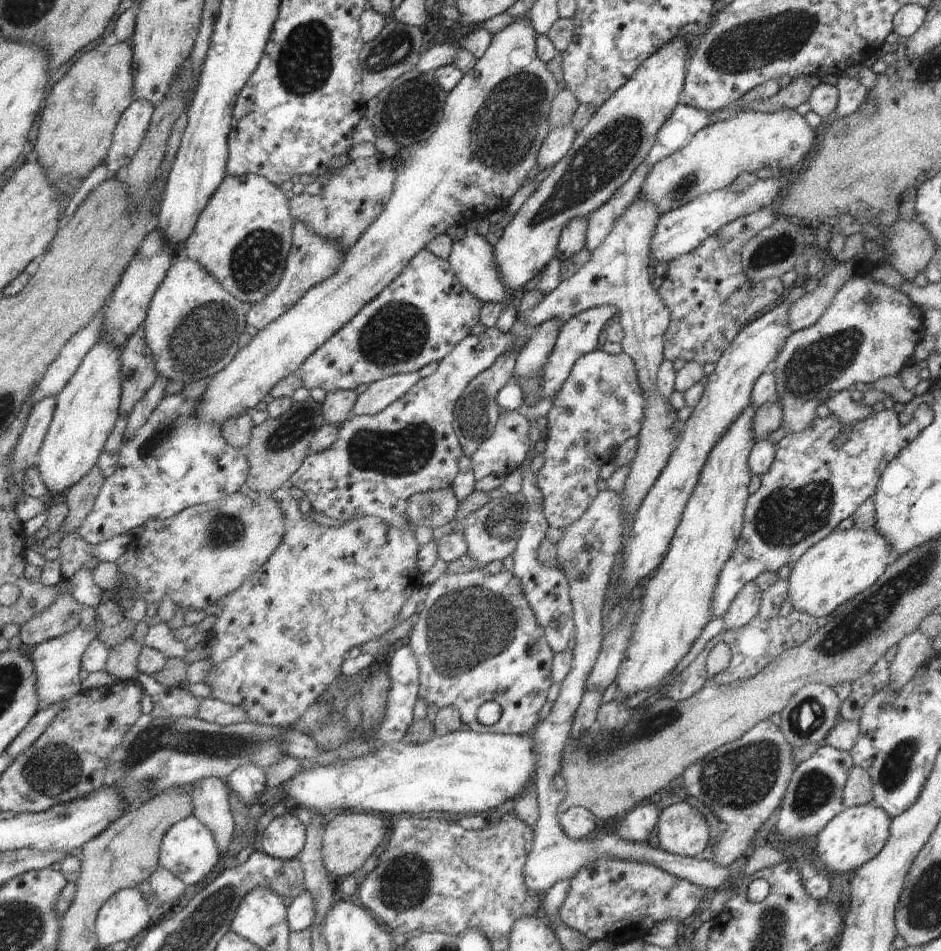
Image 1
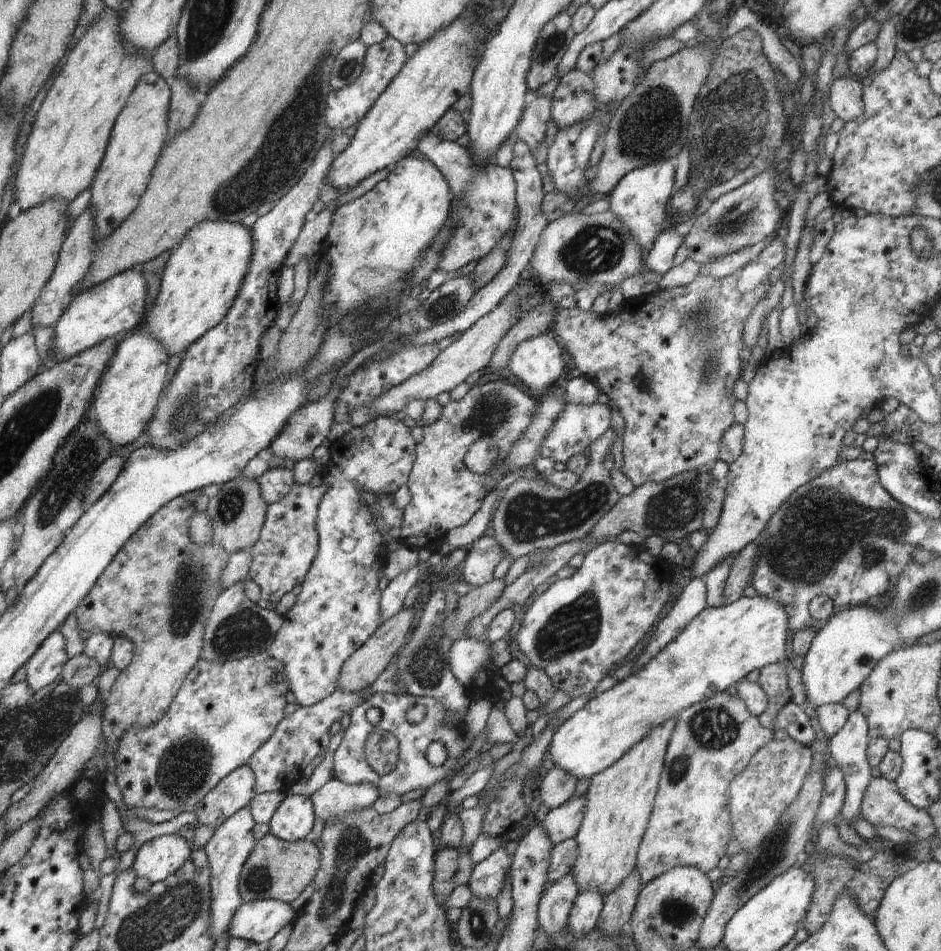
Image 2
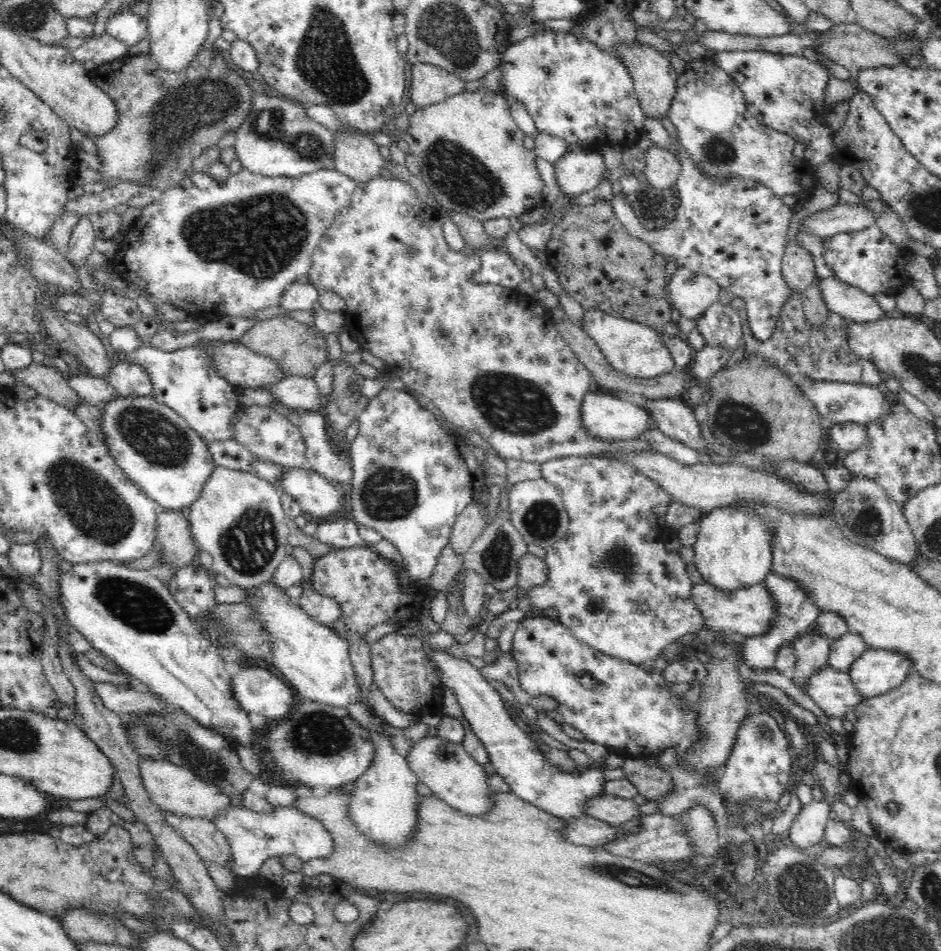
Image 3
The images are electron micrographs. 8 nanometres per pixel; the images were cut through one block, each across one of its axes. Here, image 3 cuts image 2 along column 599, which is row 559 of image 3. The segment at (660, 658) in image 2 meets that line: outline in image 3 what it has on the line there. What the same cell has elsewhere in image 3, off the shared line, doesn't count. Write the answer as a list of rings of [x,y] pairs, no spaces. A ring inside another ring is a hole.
[[[718,507],[700,522],[698,538],[693,546],[693,562],[706,584],[734,592],[762,583],[770,575],[772,540],[774,535],[760,515],[752,514],[746,507]]]

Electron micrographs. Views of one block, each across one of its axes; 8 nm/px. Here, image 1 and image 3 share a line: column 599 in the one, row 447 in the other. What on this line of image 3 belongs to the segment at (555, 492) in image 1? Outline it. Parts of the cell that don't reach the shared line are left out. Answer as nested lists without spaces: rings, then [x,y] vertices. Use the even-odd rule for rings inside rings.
[[[385,387],[381,390],[378,396],[370,398],[366,408],[356,416],[358,419],[358,434],[354,437],[354,440],[350,443],[350,456],[352,463],[352,485],[350,491],[350,504],[352,506],[352,514],[355,522],[373,528],[380,532],[382,537],[389,540],[402,555],[402,563],[407,569],[408,577],[411,582],[414,582],[416,587],[429,587],[428,582],[432,578],[432,572],[438,564],[438,556],[440,552],[449,545],[450,532],[452,524],[454,524],[457,516],[469,506],[470,503],[477,501],[477,495],[479,489],[484,486],[485,473],[481,463],[474,457],[474,453],[467,444],[464,444],[462,438],[453,433],[446,433],[444,428],[440,425],[440,421],[434,417],[431,411],[423,408],[418,401],[412,397],[411,393],[406,391],[396,391],[394,389]]]

